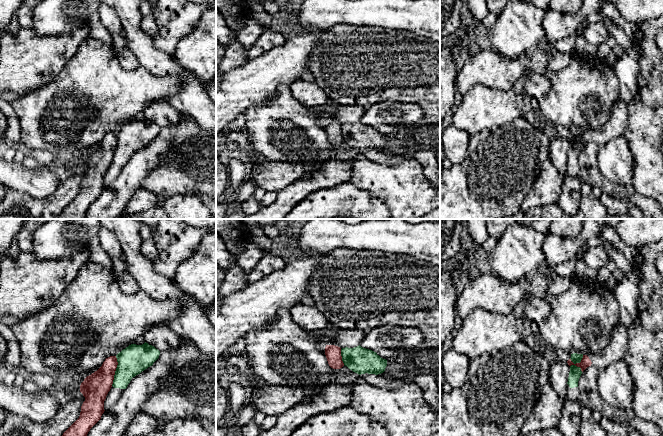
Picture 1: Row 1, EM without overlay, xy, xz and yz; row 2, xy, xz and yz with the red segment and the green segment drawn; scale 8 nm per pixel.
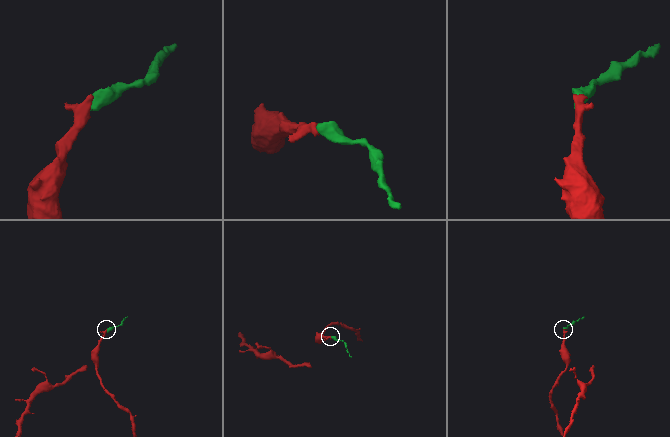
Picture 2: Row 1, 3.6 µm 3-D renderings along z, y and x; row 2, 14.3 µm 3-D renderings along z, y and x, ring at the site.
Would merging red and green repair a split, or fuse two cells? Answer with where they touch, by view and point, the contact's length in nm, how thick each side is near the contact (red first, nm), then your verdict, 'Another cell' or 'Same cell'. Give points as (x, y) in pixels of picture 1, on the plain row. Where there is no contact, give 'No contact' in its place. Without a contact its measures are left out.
Touches red at yz (578, 139). Shared border 150 nm. Thickness 80 nm (red) against 80 nm. Another cell

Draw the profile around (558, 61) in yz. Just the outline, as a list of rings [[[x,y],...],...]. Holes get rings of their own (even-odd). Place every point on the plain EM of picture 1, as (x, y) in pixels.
[[[555,53],[548,62],[548,69],[551,71],[559,71],[565,68],[573,59],[574,54]]]

